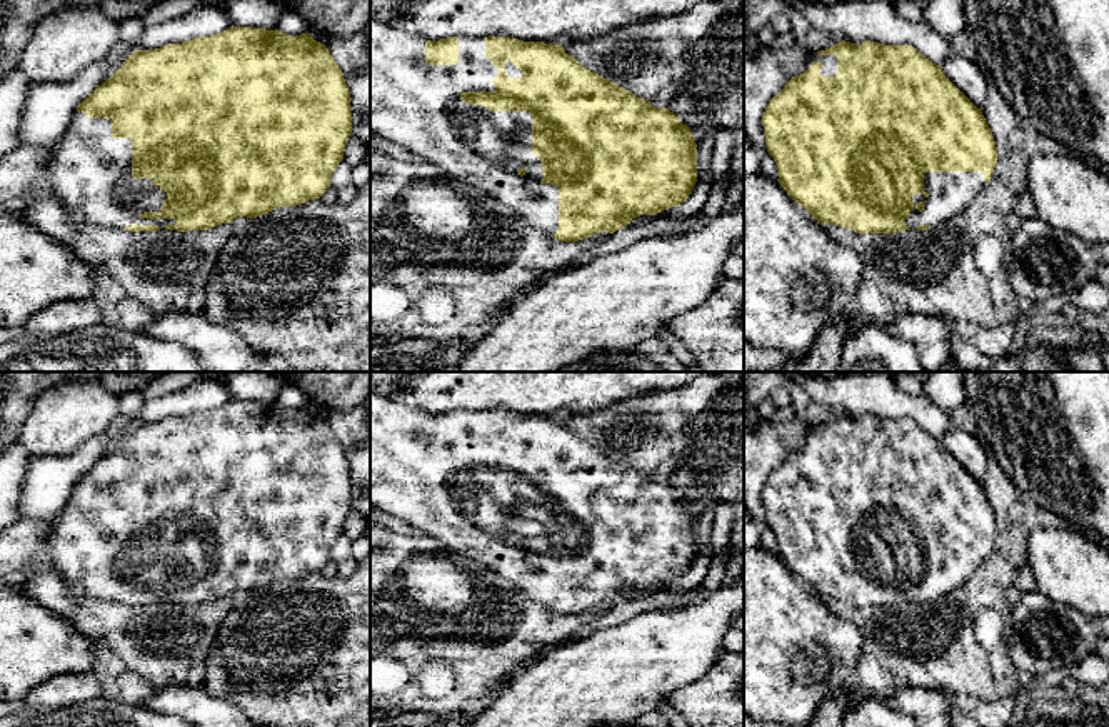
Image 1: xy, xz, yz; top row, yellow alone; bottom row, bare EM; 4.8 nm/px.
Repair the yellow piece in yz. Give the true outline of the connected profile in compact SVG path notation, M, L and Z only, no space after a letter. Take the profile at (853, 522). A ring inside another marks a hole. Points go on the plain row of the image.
M839 415L812 427L800 449L792 450L769 475L762 489L767 525L777 539L777 555L787 569L804 580L820 599L832 597L857 607L896 607L902 604L931 604L966 584L974 570L991 555L997 537L997 520L986 492L942 445L912 419L884 419L877 415Z

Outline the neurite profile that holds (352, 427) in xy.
M370 390L364 402L349 410L330 410L325 419L344 447L350 465L352 509L370 520Z

